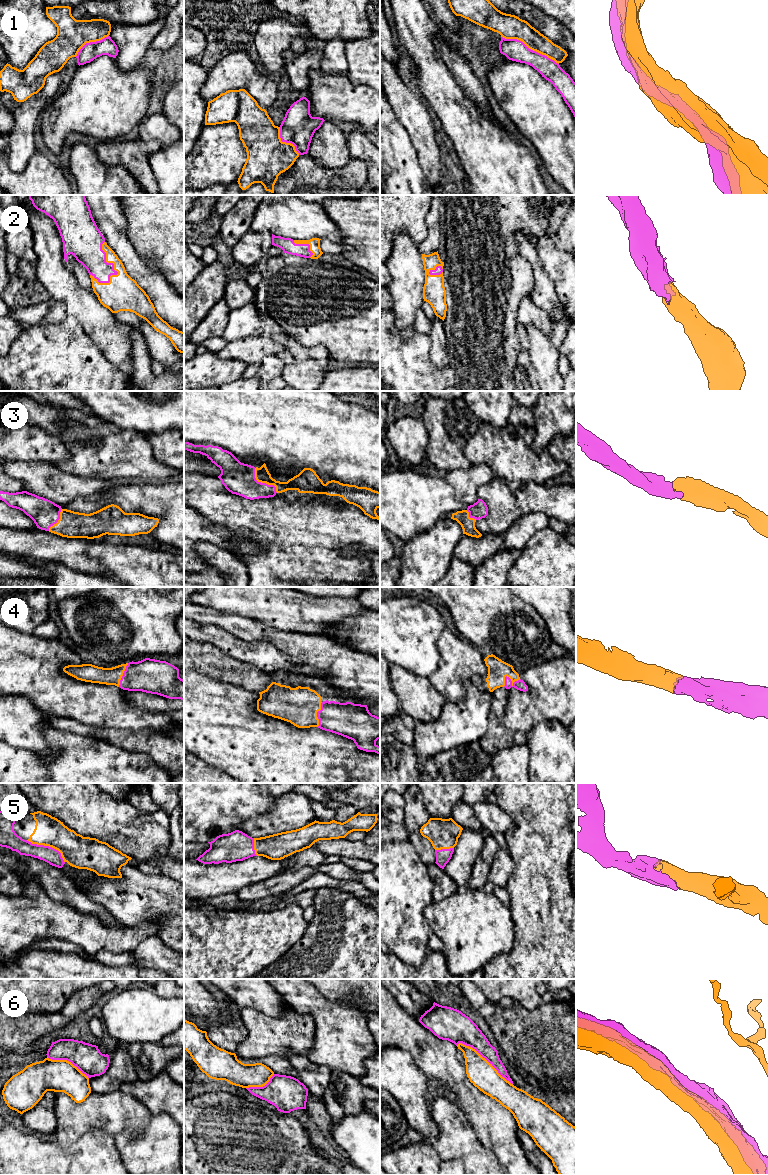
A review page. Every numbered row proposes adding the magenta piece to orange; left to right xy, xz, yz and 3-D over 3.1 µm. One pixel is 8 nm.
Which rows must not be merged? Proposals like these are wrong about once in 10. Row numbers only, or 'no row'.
1, 6

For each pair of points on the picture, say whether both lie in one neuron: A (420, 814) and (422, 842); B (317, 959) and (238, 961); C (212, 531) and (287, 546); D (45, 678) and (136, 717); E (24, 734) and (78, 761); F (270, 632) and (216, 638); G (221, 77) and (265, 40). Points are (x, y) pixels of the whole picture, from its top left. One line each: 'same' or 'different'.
A: same
B: different
C: different
D: same
E: different
F: different
G: different

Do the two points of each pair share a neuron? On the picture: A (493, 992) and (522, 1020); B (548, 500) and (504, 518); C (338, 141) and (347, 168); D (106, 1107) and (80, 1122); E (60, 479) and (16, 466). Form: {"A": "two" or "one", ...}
{"A": "two", "B": "one", "C": "one", "D": "one", "E": "one"}

